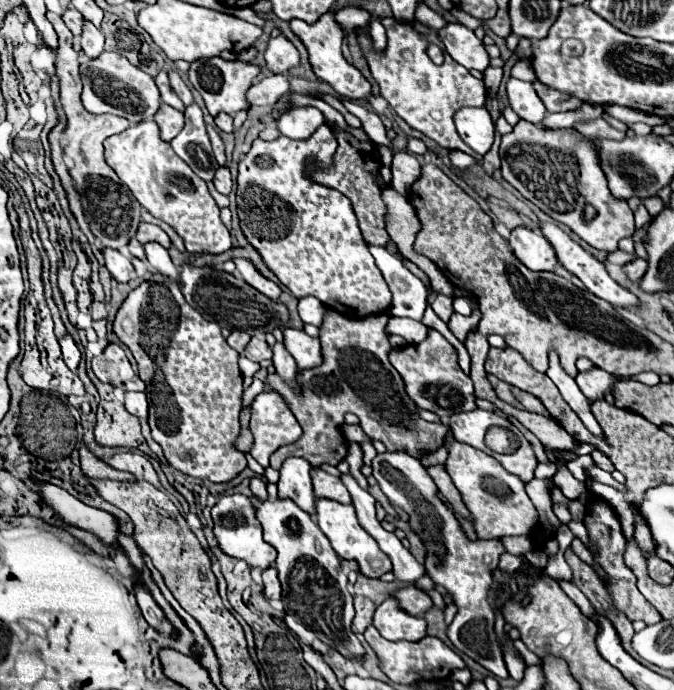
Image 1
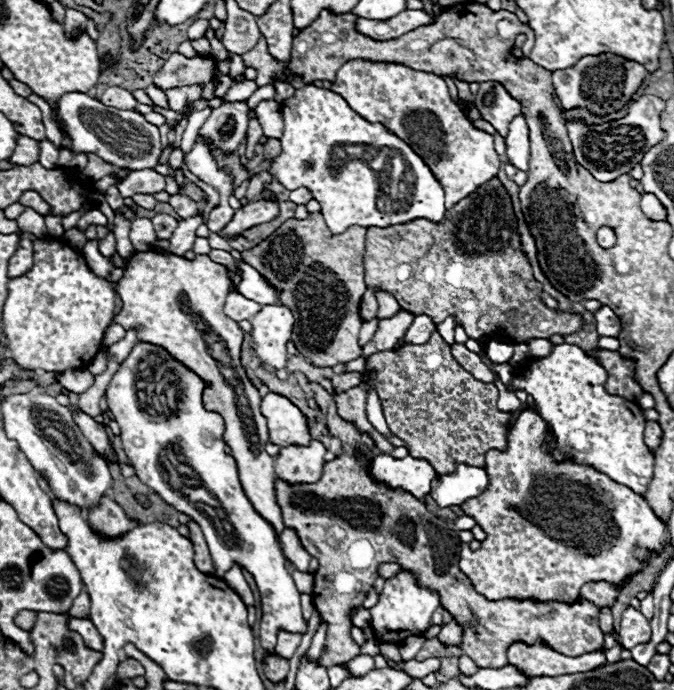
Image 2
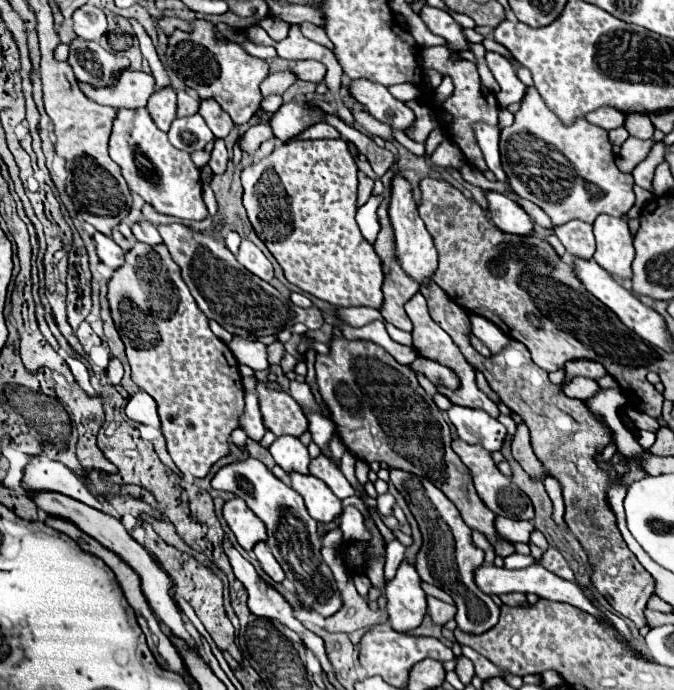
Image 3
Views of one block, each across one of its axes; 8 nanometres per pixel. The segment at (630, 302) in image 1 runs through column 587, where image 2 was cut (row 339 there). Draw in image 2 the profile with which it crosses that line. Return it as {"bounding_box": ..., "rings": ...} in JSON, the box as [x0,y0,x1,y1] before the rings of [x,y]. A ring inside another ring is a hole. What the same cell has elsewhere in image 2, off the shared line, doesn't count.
{"bounding_box":[250,306,294,370],"rings":[[[262,306],[262,310],[250,320],[254,352],[262,364],[282,370],[286,366],[286,342],[292,334],[294,316],[286,306]]]}

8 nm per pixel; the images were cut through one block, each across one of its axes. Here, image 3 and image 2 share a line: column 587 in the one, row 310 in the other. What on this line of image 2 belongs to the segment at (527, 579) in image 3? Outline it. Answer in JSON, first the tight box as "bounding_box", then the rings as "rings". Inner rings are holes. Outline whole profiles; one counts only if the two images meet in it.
{"bounding_box":[594,306,620,338],"rings":[[[600,306],[594,312],[594,320],[596,320],[596,332],[600,336],[612,336],[614,338],[620,334],[620,320],[608,306]]]}

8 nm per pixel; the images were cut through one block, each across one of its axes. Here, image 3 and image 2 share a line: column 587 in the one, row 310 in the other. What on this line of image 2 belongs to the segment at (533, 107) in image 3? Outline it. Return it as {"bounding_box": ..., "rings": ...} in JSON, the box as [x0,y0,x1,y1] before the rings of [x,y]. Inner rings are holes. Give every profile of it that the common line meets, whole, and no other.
{"bounding_box":[114,250,284,534],"rings":[[[152,250],[136,252],[126,260],[124,276],[116,282],[122,310],[114,316],[114,322],[124,330],[136,328],[140,342],[152,342],[164,348],[188,370],[198,372],[204,380],[202,404],[208,412],[218,412],[224,420],[224,442],[238,462],[238,476],[248,500],[280,534],[284,524],[274,498],[274,460],[264,450],[268,428],[266,418],[260,414],[262,398],[240,364],[244,332],[222,312],[228,288],[230,276],[226,268],[204,254],[186,260],[176,254],[160,256]]]}

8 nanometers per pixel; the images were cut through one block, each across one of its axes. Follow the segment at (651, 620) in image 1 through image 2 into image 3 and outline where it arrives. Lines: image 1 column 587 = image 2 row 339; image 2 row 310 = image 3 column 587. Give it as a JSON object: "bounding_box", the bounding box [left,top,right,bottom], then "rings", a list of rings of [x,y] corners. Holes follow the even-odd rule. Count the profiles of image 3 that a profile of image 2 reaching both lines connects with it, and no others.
{"bounding_box":[420,280,654,628],"rings":[[[426,280],[420,292],[428,300],[432,318],[442,324],[442,328],[456,342],[466,360],[486,376],[490,388],[500,396],[500,400],[530,428],[532,448],[536,456],[540,458],[548,474],[562,484],[566,502],[564,520],[588,554],[588,562],[592,568],[592,586],[608,600],[608,604],[618,614],[630,618],[638,628],[646,626],[644,608],[654,592],[654,580],[622,540],[616,526],[616,516],[610,510],[610,504],[606,504],[606,488],[610,484],[608,474],[596,464],[598,452],[614,442],[612,432],[586,408],[582,400],[568,398],[562,392],[562,386],[554,386],[548,380],[548,372],[532,362],[530,352],[524,348],[524,344],[520,344],[518,340],[510,340],[500,354],[484,358],[470,344],[470,314],[454,300],[450,300],[450,296],[446,296],[446,292],[434,280]],[[572,360],[572,362],[566,364],[566,382],[564,384],[568,384],[574,376],[598,379],[606,374],[605,368],[599,362],[594,362],[593,360]]]}

